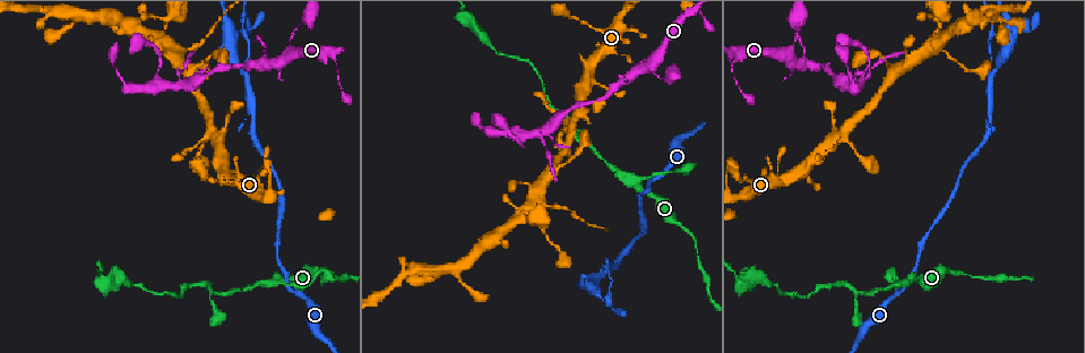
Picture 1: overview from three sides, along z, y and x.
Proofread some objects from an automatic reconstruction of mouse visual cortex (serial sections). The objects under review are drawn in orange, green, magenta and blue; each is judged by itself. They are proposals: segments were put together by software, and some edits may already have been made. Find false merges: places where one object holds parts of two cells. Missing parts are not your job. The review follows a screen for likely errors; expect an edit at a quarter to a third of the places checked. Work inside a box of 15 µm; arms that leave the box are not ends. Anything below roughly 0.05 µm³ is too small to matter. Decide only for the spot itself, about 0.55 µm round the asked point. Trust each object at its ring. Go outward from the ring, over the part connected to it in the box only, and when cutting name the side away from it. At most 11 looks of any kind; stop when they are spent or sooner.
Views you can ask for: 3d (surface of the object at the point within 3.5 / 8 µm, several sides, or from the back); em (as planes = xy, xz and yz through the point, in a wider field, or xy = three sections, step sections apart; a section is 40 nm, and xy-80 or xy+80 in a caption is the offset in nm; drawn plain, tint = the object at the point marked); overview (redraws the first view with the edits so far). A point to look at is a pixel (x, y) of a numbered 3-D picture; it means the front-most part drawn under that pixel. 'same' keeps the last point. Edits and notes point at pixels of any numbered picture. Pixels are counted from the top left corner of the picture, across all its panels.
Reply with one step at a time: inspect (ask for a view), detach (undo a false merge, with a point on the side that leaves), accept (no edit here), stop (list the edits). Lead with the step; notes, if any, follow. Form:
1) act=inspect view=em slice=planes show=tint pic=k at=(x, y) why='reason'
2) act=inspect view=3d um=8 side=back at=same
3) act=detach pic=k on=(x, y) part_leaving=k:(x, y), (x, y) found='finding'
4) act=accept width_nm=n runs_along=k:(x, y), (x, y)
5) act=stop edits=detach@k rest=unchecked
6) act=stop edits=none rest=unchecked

act=inspect view=3d um=3.5 pic=1 at=(680, 226) why='calibre changes'

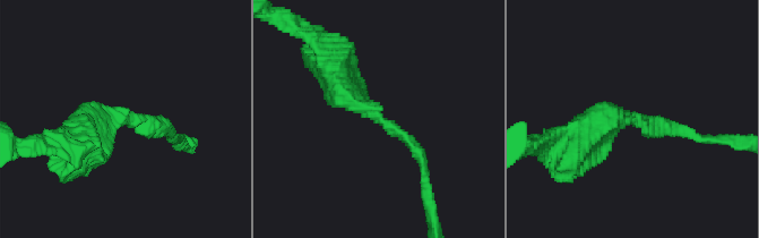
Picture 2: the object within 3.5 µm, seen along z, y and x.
act=inspect view=em slice=xy step=3 show=tint pic=2 at=(127, 119)

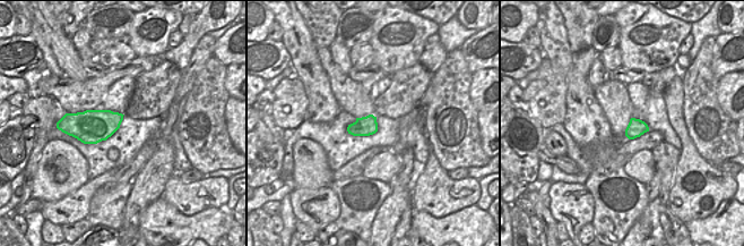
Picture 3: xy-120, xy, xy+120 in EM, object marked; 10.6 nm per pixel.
act=accept arm_widths_nm=200,400 runs_along=2:(331, 66), (335, 84), (412, 144), (422, 170) found='all the same cell'

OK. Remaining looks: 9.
act=inspect view=3d um=8 pic=1 at=(273, 282) why='thick turns thin'

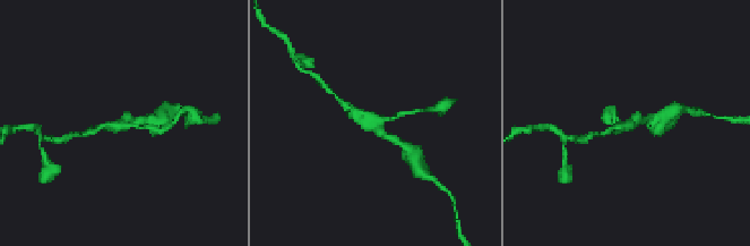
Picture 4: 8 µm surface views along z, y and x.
act=inspect view=em slice=xy step=1 show=tint pic=4 at=(629, 124)

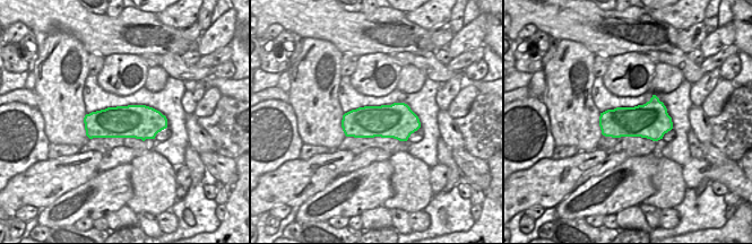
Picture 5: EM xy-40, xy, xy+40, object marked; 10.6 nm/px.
act=accept arms=3 runs_along=4:(402, 145), (358, 121), (353, 110) found='all the same cell'

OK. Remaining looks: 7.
act=inspect view=3d um=3.5 side=back pic=1 at=(211, 294) why='arms part here'

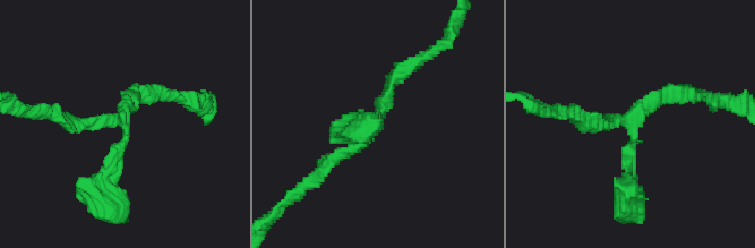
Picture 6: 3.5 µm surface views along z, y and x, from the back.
act=inspect view=em slice=planes show=tint pic=6 at=(122, 119) arms=3 arm_widths_nm=150,150,200 why='need the tissue'

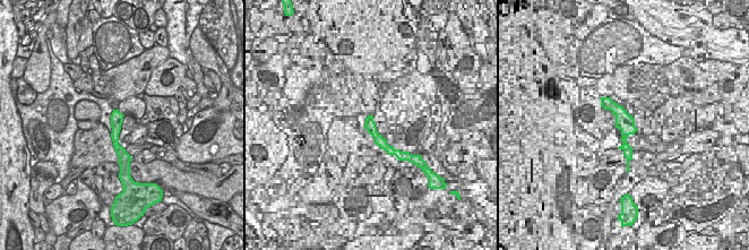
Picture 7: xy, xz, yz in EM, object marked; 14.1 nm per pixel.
act=accept runs_along=7:(115, 112), (115, 144), (121, 161) found='continuous, no second cell'

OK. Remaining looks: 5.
act=inspect view=3d um=8 pic=1 at=(1027, 30) why='sharp bend'

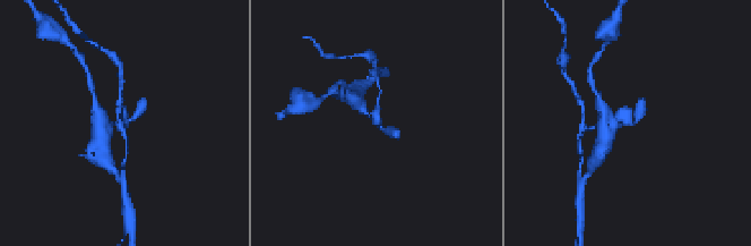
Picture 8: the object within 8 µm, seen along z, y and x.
act=inspect view=em slice=xy step=1 show=tint pic=8 at=(375, 121) why='need the tissue'

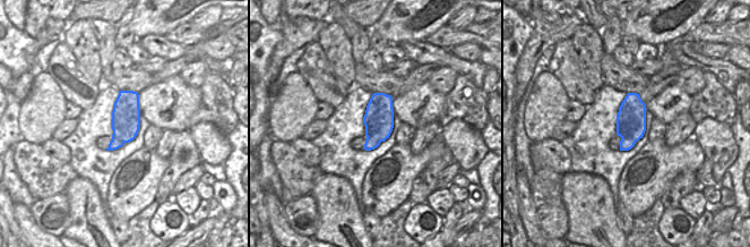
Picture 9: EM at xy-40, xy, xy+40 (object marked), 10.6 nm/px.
act=detach pic=8 on=(580, 151) border=9:(621, 136), (636, 141) found='two cells meet here'

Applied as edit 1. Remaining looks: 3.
act=inspect view=overview

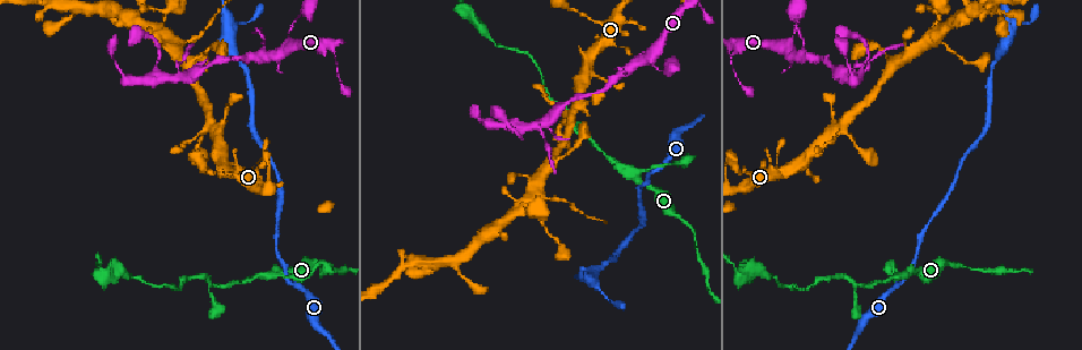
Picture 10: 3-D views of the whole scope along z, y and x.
act=inspect view=3d um=3.5 pic=10 at=(182, 76) why='a fork'

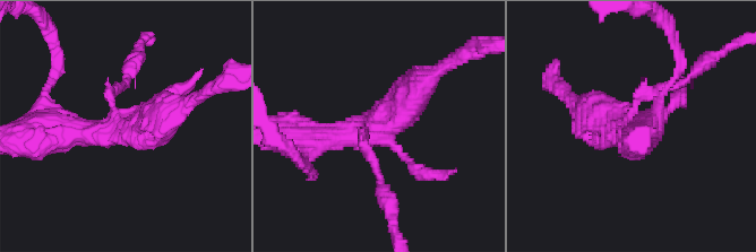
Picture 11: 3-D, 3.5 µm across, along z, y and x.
act=inspect view=em slice=xy step=3 show=tint pic=11 at=(371, 126) why='shape alone is not enough'

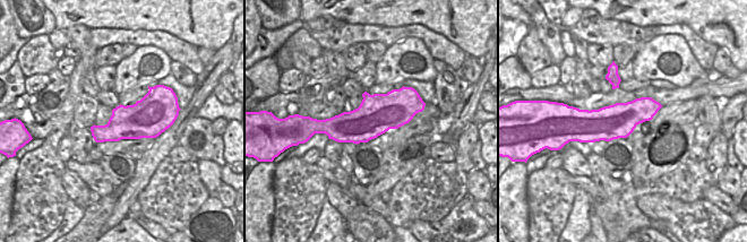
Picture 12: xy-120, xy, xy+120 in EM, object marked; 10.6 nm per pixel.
act=detach pic=11 on=(372, 161) part_leaving=11:(364, 131), (364, 148), (392, 217) found='a second cell is stuck on'

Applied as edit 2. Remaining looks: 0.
act=stop edits=detach@8,detach@11 rest=unchecked

